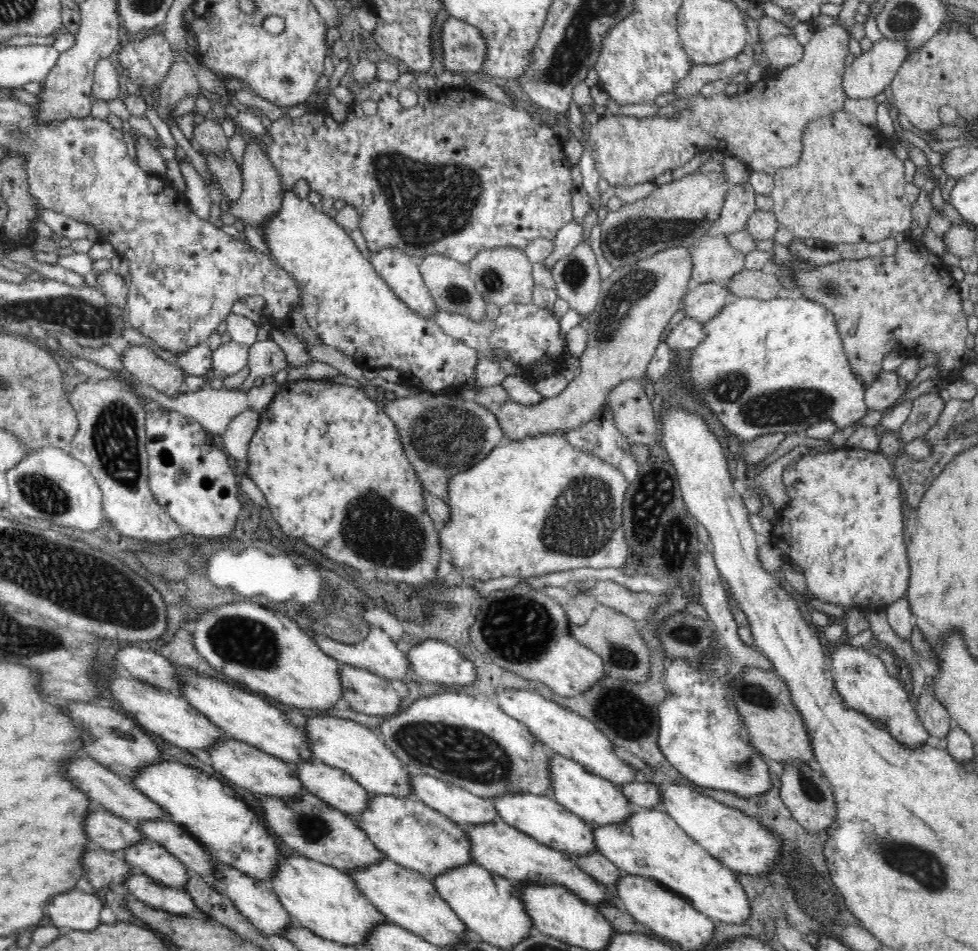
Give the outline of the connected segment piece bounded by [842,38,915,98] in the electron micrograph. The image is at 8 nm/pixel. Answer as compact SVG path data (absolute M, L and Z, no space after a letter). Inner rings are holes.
M886 38L876 41L870 51L855 58L850 66L846 66L842 78L846 98L873 98L884 92L895 78L897 70L912 54L915 53L908 53L900 42L893 42Z

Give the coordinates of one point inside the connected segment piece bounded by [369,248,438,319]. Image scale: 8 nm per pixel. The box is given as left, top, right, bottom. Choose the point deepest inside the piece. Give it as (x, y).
(400, 272)

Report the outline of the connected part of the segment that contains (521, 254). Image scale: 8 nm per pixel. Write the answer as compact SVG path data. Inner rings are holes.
M499 245L498 248L483 249L468 263L470 278L480 291L486 303L496 305L520 302L532 302L533 288L535 285L532 276L532 262L527 257L524 249L514 248L509 245Z

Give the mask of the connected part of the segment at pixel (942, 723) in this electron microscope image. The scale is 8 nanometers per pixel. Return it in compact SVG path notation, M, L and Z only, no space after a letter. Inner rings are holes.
M922 694L918 708L915 708L923 727L929 732L929 736L945 740L953 726L947 708L932 694Z

